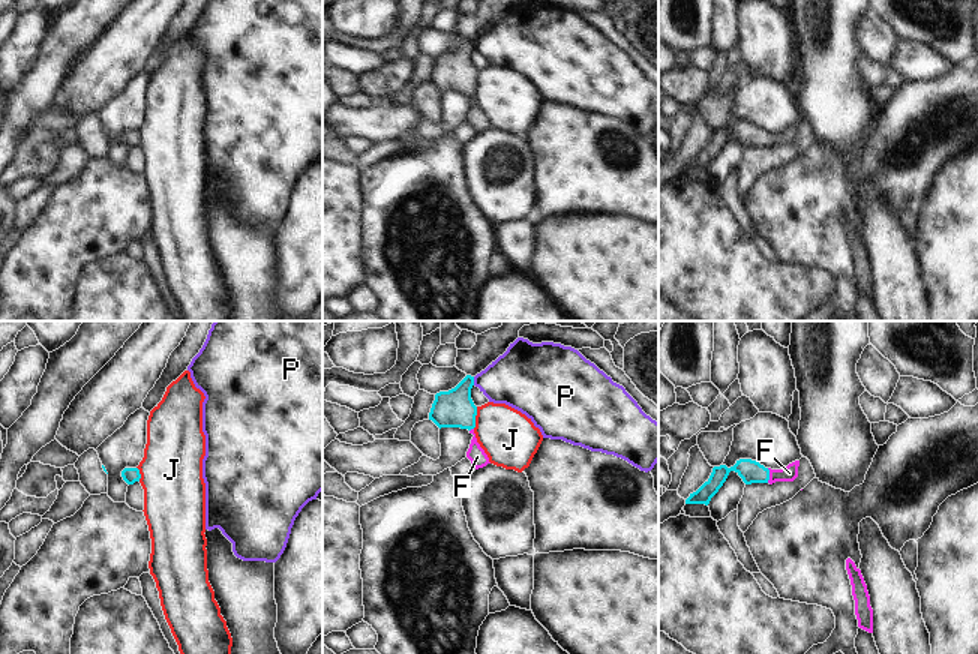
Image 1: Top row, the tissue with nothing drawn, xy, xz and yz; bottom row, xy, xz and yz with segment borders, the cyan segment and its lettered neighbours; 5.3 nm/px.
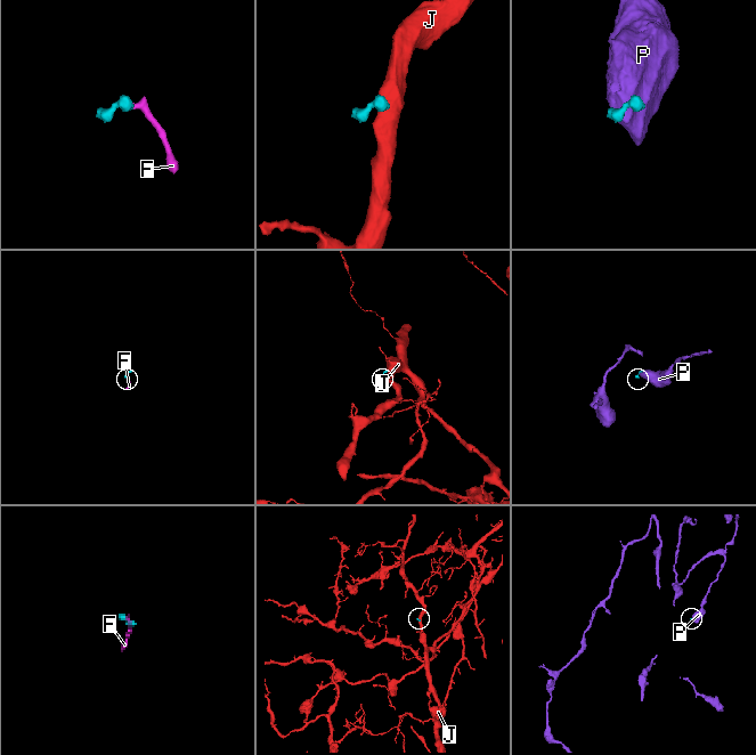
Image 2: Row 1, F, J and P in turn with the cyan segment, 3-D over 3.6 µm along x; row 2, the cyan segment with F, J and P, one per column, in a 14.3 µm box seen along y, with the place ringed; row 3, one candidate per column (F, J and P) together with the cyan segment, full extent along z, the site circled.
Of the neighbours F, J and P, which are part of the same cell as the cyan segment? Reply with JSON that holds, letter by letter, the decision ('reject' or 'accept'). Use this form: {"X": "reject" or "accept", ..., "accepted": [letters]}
{"F": "accept", "J": "reject", "P": "reject", "accepted": ["F"]}

